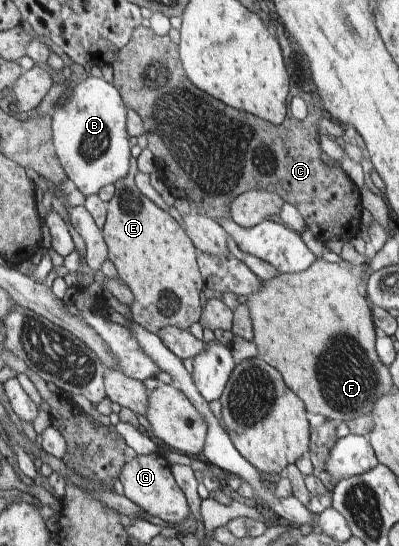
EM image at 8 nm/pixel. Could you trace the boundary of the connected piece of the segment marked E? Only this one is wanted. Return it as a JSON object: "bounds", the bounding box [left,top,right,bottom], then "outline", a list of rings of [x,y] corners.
{"bounds":[102,151,203,334],"outline":[[[134,151],[130,160],[129,172],[125,175],[125,178],[114,182],[115,196],[107,201],[108,213],[102,228],[102,235],[108,246],[108,259],[116,266],[121,280],[127,284],[135,297],[130,306],[133,320],[155,334],[159,329],[166,326],[186,329],[191,324],[199,322],[199,316],[201,316],[203,280],[201,280],[201,274],[199,274],[193,241],[188,234],[185,234],[185,230],[169,216],[167,211],[159,208],[139,191],[139,188],[135,185],[137,172],[138,160],[136,151]]]}

